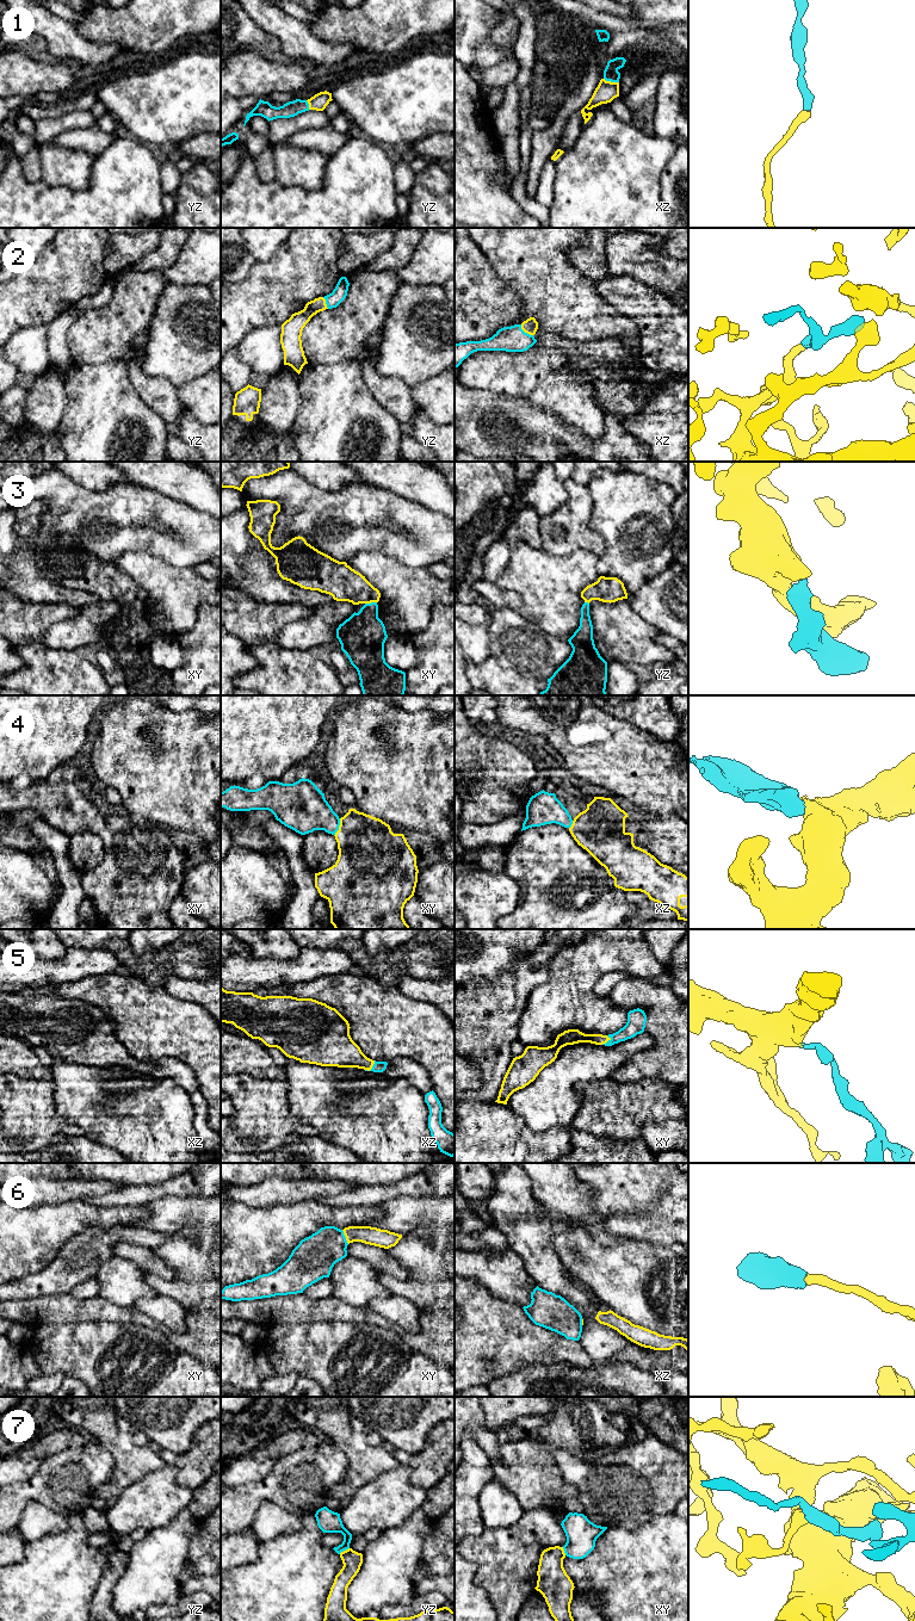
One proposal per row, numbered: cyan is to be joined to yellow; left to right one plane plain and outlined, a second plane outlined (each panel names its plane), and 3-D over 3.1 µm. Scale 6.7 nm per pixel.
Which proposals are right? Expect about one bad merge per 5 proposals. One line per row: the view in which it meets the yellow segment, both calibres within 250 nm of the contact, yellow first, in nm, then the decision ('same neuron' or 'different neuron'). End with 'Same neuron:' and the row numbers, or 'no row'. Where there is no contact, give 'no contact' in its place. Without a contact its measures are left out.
1: xz | 140/100 nm | same neuron
2: xz | 100/180 nm | same neuron
3: xy | 240/300 nm | same neuron
4: xy | 400/280 nm | same neuron
5: xy | 110/130 nm | same neuron
6: xy | 120/280 nm | same neuron
7: yz | 140/150 nm | same neuron
Same neuron: 1, 2, 3, 4, 5, 6, 7

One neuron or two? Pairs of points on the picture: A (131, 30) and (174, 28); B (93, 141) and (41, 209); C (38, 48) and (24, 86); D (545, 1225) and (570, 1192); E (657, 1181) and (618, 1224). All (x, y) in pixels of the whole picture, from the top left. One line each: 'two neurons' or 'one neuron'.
A: one neuron
B: two neurons
C: two neurons
D: two neurons
E: two neurons

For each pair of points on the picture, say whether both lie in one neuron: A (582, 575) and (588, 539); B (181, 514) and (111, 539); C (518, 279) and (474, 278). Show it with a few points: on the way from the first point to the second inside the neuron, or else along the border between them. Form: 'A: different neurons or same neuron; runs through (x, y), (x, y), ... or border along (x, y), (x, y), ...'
A: different neurons; border along (598, 555), (575, 550), (567, 556), (558, 556)
B: same neuron; runs through (164, 514), (136, 514), (129, 521)
C: different neurons; border along (486, 255), (495, 273), (520, 299)

